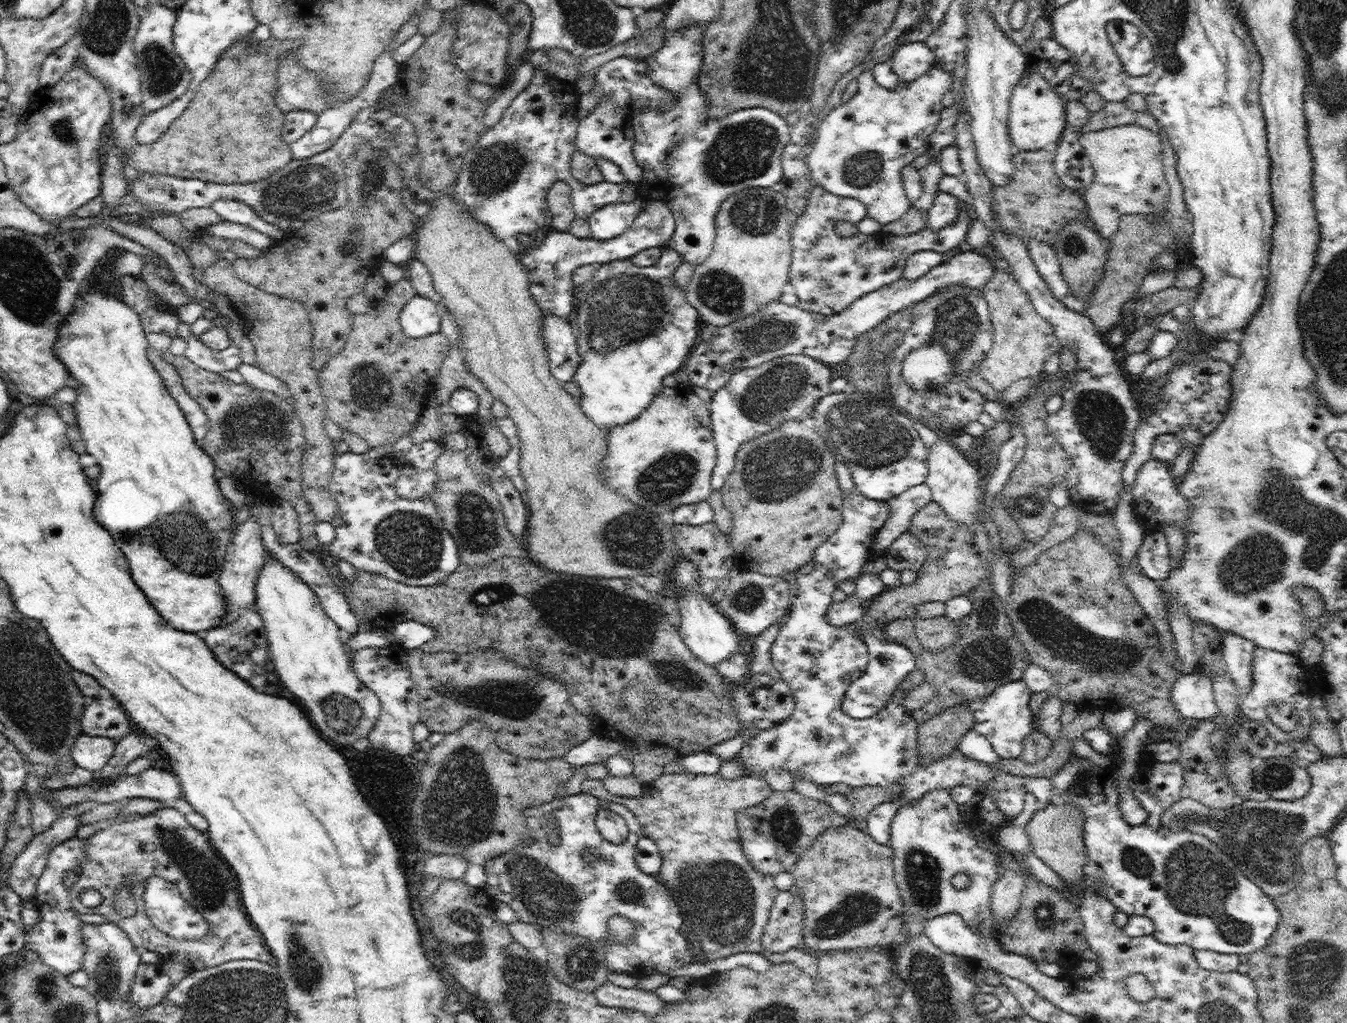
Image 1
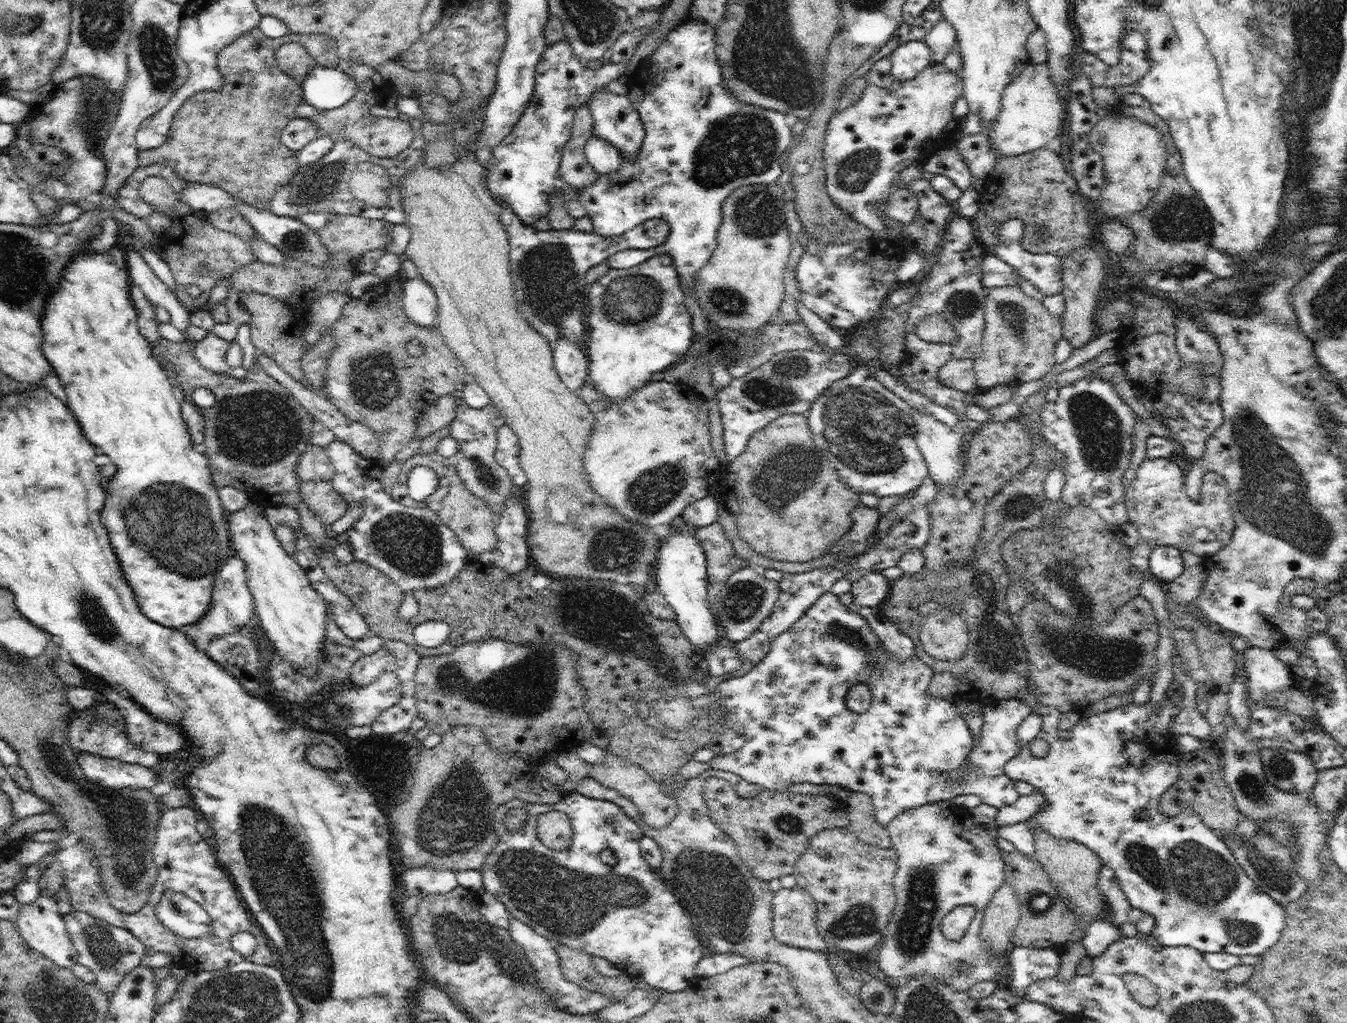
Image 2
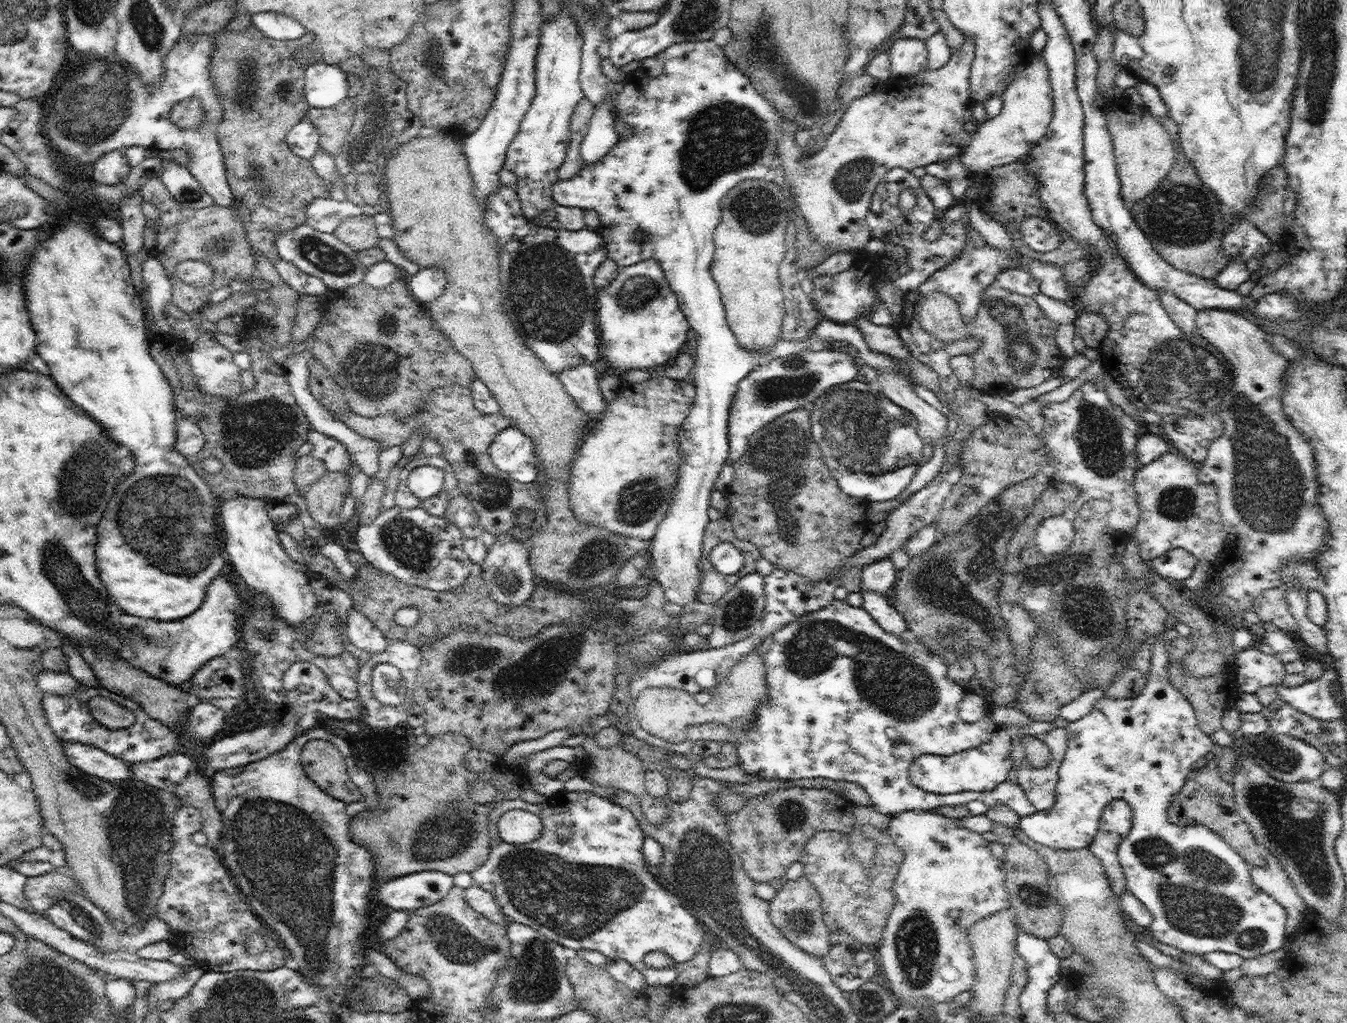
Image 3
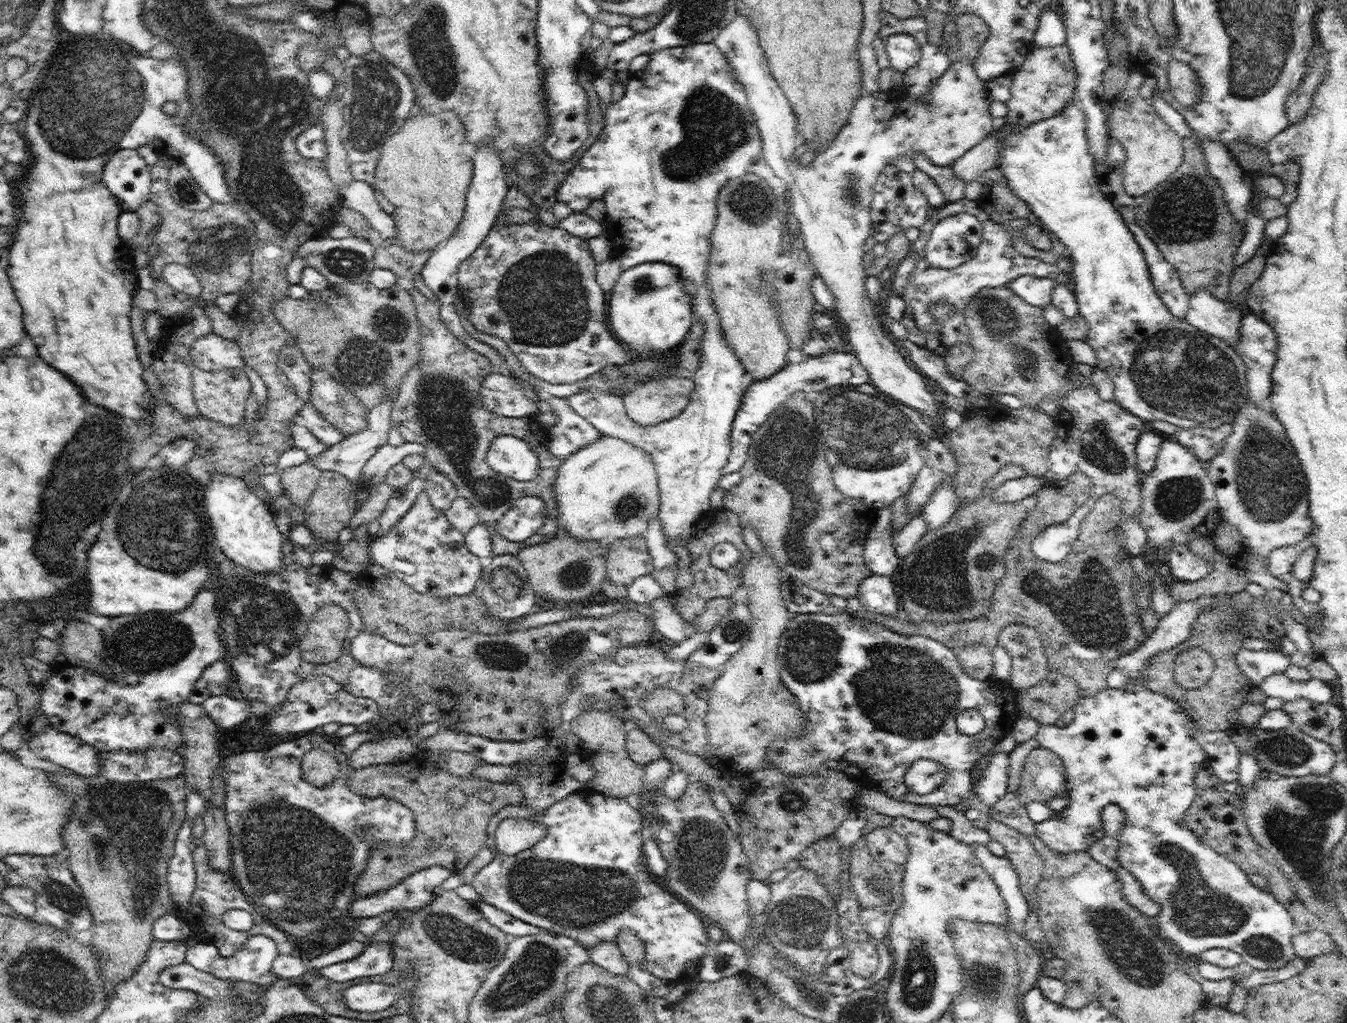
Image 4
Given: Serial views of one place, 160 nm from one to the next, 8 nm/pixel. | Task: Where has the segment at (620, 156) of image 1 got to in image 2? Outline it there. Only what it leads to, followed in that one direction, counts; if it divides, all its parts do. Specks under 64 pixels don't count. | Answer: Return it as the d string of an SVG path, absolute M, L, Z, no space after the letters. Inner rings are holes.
M602 87L592 94L588 106L594 117L591 136L611 142L611 145L621 152L620 156L628 158L628 162L634 162L645 137L645 128L630 101L629 94L612 94L611 91Z

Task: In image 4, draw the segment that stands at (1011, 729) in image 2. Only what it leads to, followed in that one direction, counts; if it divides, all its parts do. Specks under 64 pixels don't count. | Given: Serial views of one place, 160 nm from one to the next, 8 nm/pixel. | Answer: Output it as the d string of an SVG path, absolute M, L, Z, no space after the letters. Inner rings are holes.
M998 753L992 755L979 781L974 781L972 777L977 802L984 802L984 806L988 808L1007 794L1008 766L1009 753ZM920 758L912 763L904 777L904 784L914 794L930 794L940 789L946 778L943 764L931 758Z

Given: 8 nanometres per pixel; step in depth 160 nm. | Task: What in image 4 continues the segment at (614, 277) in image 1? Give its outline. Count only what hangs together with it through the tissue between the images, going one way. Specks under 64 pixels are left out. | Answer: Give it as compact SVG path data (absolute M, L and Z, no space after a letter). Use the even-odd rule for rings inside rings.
M645 262L628 268L620 275L612 290L607 294L607 320L610 332L632 354L640 357L654 357L670 353L674 346L680 346L687 339L688 331L695 322L691 296L685 291L685 284L679 279L675 266L661 262Z

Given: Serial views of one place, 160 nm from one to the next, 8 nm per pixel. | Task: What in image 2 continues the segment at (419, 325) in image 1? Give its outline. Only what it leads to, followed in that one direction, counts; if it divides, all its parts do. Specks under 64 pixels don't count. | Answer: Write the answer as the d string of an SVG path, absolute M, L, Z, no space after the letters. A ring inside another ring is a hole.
M421 277L407 279L403 287L403 310L415 325L437 326L438 300L434 289Z

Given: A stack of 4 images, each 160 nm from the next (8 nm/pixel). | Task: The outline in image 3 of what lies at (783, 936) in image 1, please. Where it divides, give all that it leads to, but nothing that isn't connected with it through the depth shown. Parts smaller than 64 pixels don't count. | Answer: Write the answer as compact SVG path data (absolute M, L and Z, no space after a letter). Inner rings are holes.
M800 876L796 880L783 881L782 887L769 901L769 915L774 926L800 950L818 958L823 958L830 952L829 935L831 932L824 922L821 896L806 876Z

